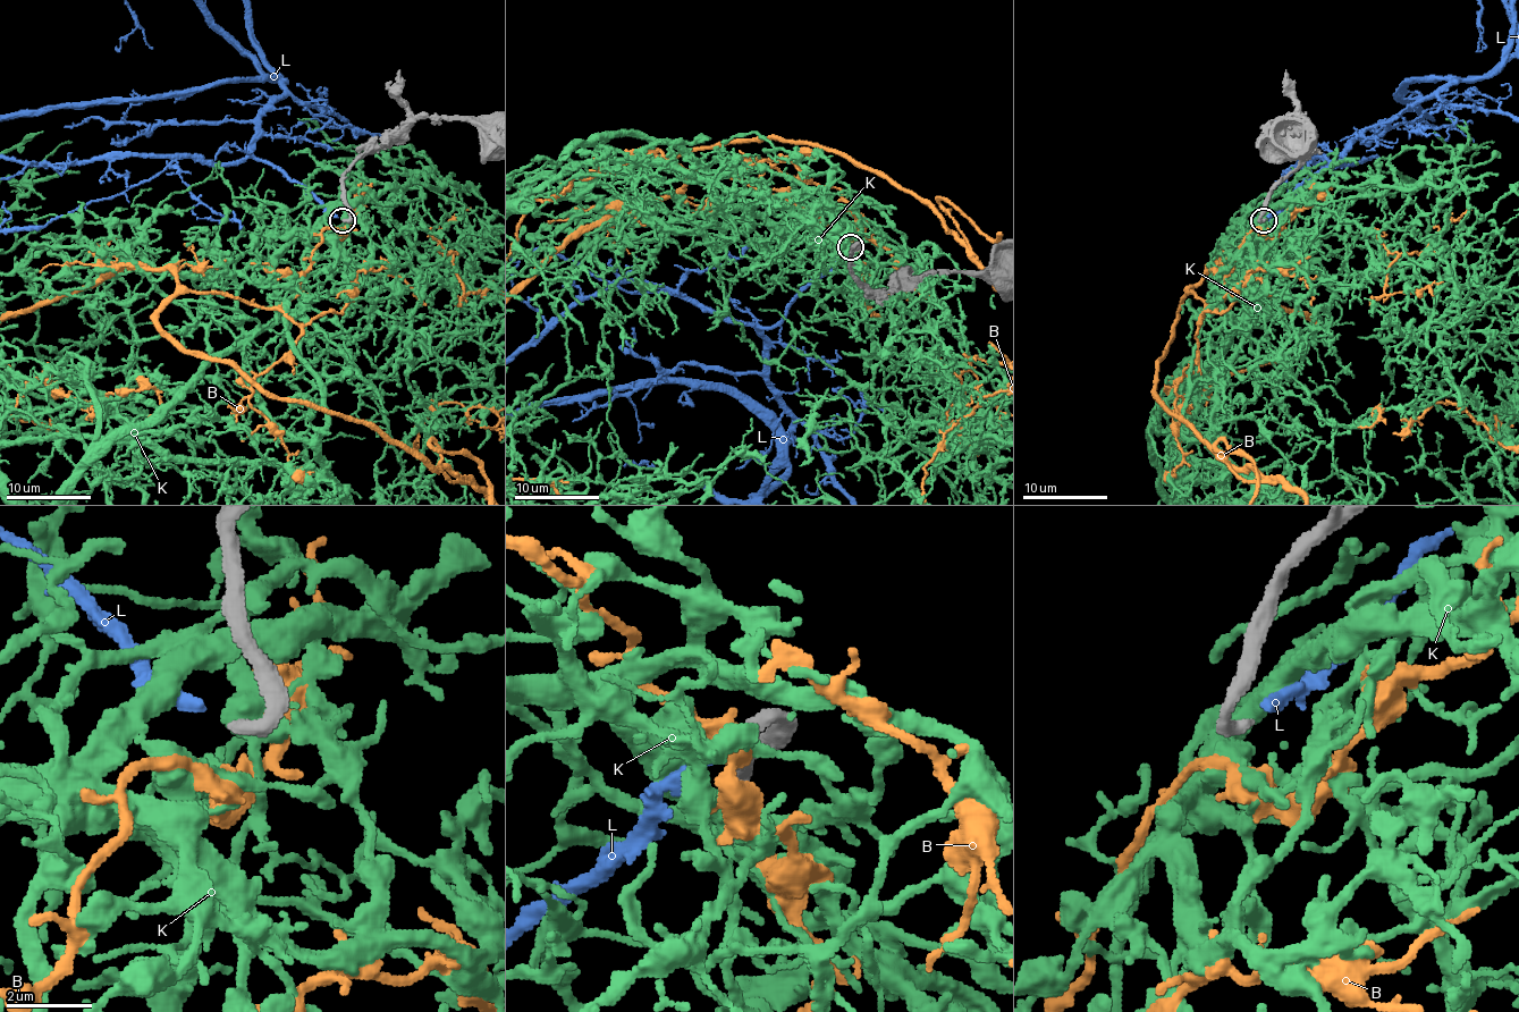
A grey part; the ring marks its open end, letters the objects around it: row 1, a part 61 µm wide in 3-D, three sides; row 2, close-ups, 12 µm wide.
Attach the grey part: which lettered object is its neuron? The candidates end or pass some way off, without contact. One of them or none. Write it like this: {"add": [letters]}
{"add": ["L"]}

